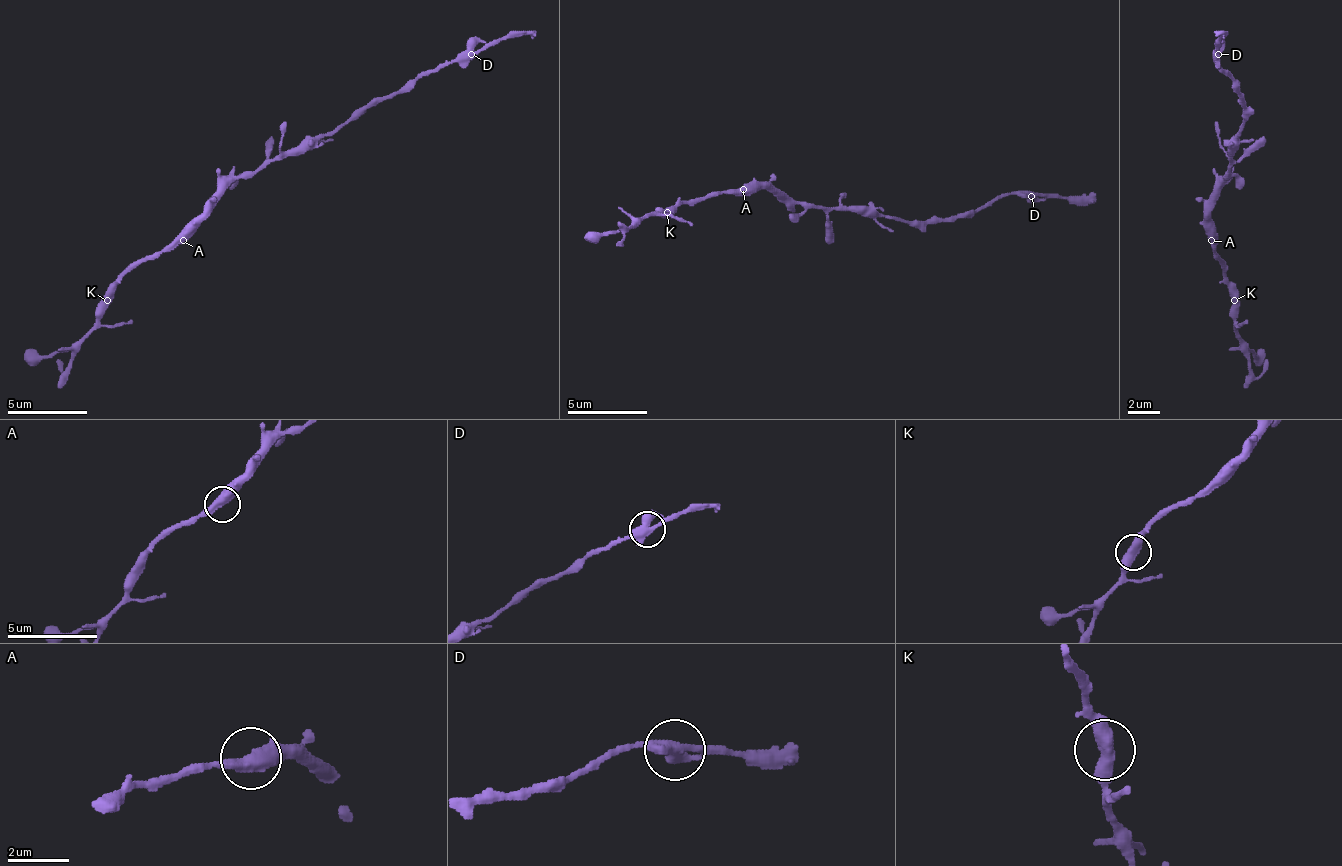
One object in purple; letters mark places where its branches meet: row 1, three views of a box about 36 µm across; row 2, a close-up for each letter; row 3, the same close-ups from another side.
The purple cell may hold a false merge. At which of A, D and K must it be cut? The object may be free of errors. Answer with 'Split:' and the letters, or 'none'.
Split: none

